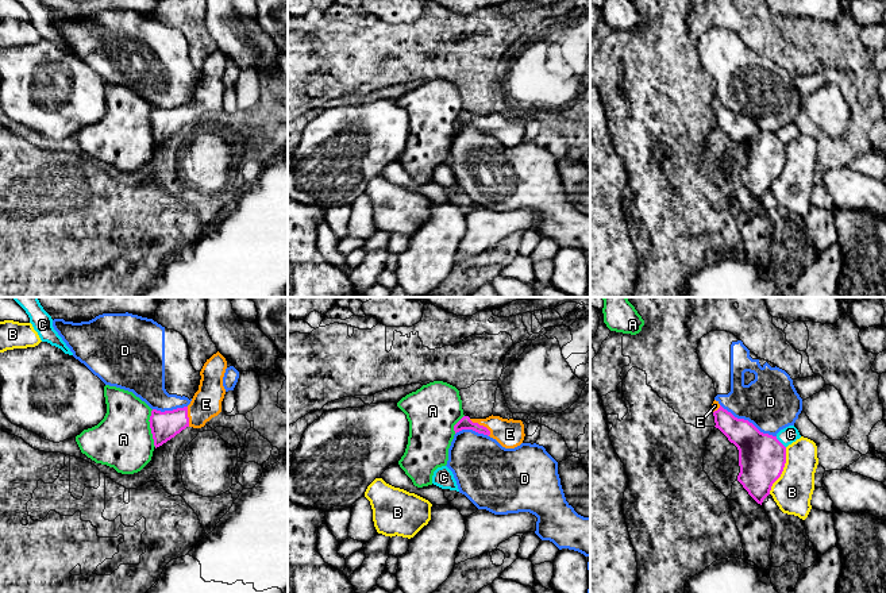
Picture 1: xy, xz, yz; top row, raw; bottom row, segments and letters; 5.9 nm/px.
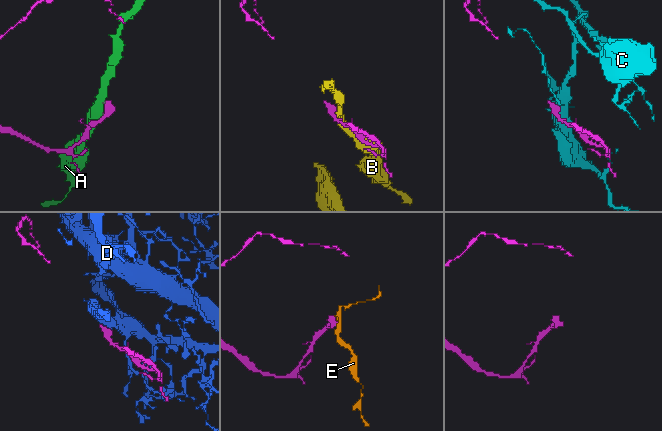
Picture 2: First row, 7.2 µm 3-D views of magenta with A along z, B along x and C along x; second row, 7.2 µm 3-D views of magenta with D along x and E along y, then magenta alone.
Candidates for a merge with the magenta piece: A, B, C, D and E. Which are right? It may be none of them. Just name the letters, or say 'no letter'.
E

